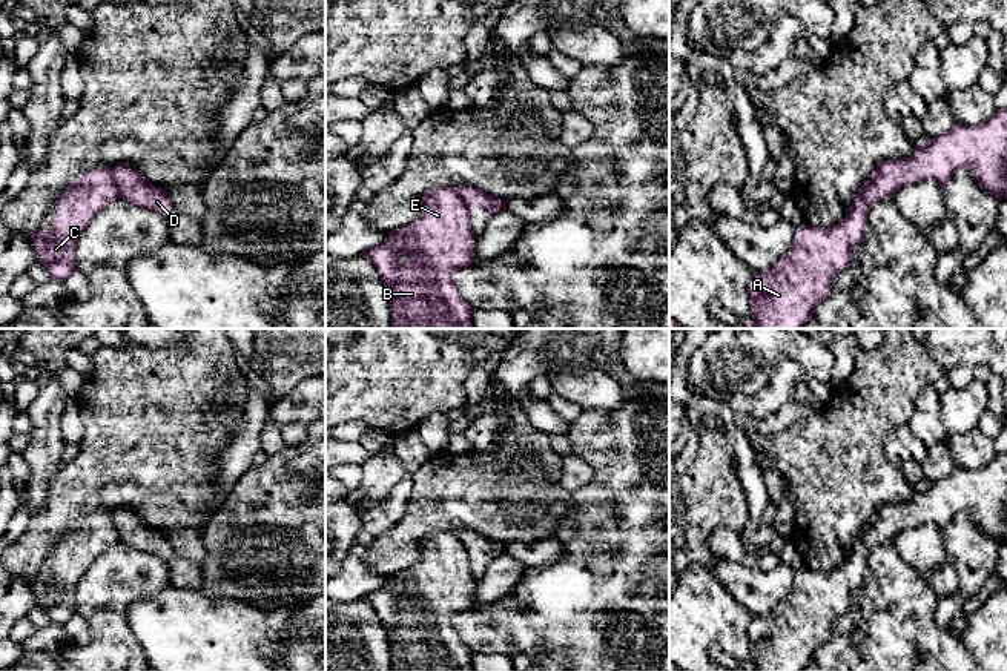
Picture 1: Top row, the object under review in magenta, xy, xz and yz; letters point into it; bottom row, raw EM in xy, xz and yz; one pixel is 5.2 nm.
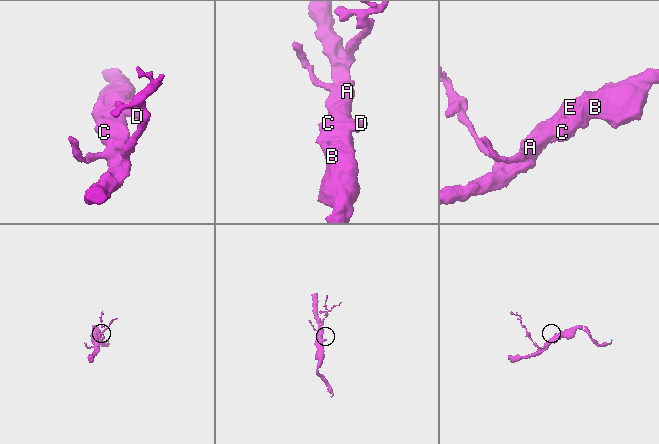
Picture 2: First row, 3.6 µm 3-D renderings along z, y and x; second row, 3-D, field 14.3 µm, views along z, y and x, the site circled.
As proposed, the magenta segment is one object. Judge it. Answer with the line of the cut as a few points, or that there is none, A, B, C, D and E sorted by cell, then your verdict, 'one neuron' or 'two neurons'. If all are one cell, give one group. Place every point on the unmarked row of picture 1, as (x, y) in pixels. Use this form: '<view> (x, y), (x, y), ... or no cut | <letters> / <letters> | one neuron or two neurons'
xy (112, 513), (112, 522), (120, 541) | A B C E / D | two neurons

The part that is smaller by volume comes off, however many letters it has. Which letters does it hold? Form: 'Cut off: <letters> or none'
Cut off: D

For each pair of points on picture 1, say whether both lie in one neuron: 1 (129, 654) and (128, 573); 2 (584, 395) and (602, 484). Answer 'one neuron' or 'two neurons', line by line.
1: one neuron
2: two neurons

